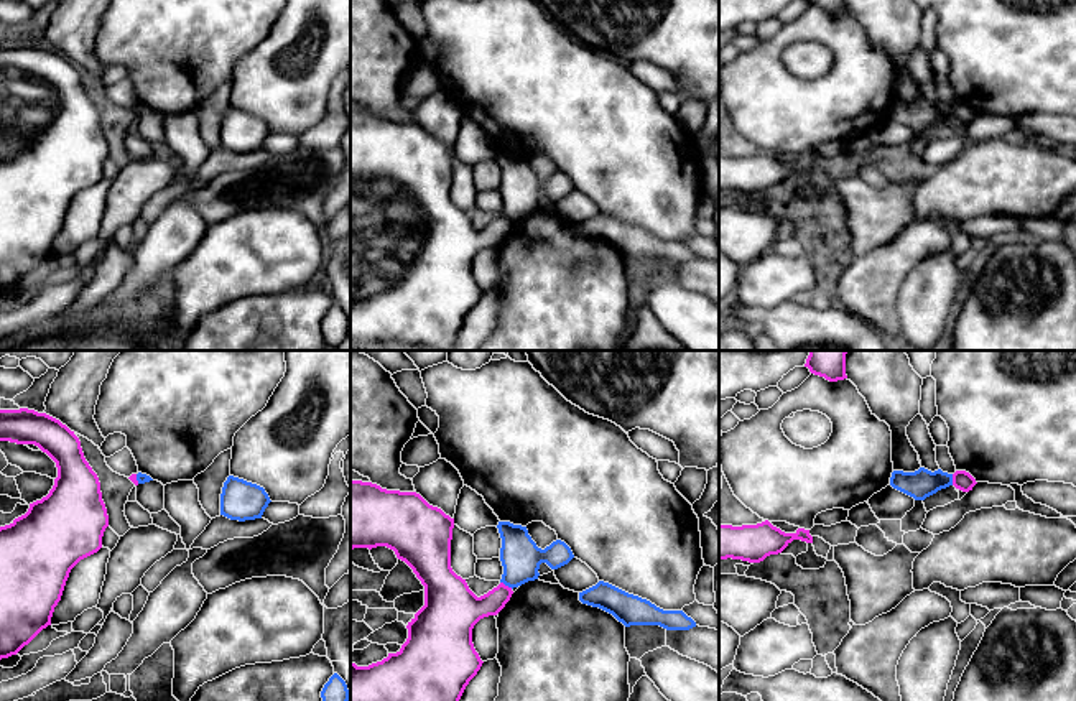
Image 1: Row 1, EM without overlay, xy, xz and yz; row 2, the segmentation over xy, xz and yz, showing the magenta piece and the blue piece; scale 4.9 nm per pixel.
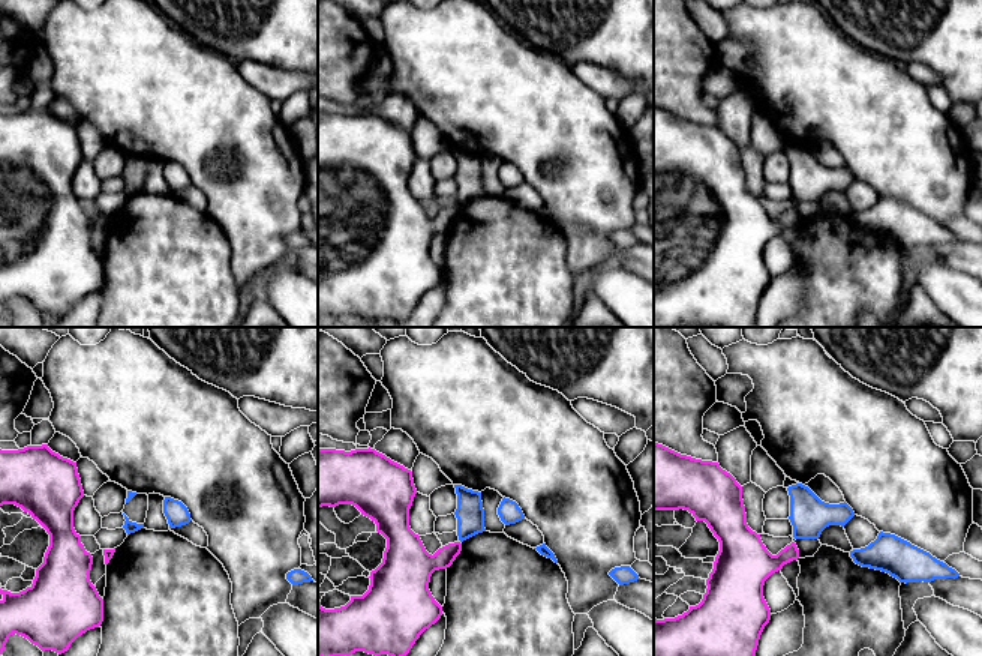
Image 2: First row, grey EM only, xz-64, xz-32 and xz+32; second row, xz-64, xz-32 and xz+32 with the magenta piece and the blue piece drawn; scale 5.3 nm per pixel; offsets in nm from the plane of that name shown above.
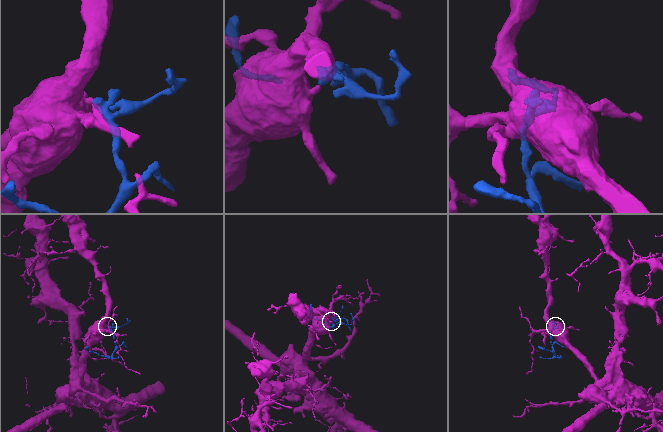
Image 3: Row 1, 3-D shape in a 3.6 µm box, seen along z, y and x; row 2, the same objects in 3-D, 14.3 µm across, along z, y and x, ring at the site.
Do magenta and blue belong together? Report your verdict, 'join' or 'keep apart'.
keep apart

